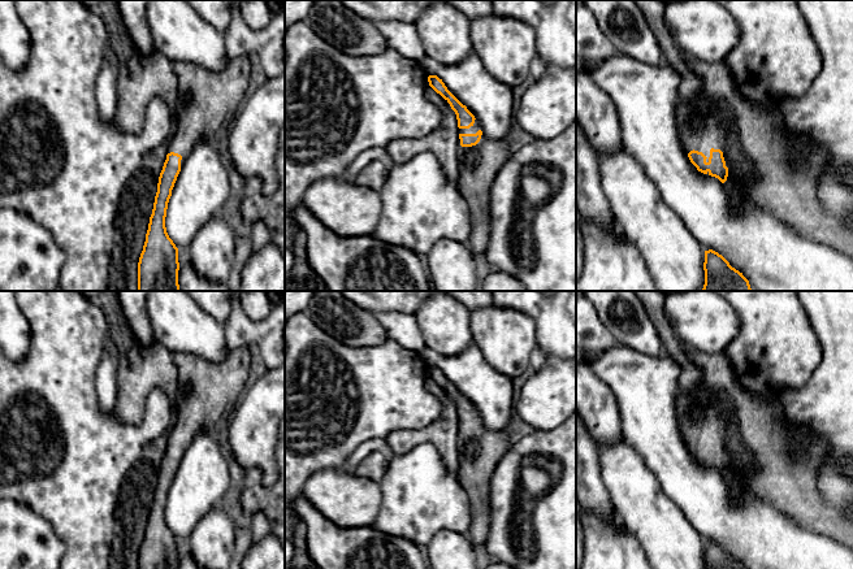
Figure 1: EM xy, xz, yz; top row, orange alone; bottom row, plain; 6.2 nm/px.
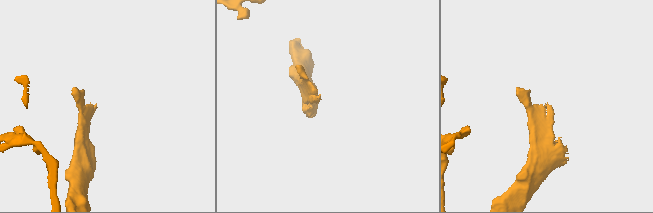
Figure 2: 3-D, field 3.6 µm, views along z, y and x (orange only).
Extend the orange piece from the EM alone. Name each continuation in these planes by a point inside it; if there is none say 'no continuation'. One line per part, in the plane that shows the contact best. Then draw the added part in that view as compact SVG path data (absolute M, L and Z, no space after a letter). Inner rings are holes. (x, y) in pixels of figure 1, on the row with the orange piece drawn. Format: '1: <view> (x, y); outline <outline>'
1: yz (756, 142); outline M687 53L684 60L703 82L701 100L681 107L684 151L702 152L709 162L710 149L720 149L728 168L726 187L746 196L802 238L828 244L853 259L853 229L828 214L818 199L818 181L827 165L824 149L810 135L789 129L780 109L759 108L746 100L736 88L728 66L705 62ZM793 144L813 147L807 162L798 169L787 161Z

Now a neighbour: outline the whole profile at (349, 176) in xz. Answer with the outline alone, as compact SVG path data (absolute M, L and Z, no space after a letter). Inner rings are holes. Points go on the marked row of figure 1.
M372 148L360 153L341 175L335 177L337 181L343 183L355 183L358 173L373 160L387 161L386 148Z

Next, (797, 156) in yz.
M791 145L787 161L793 169L798 169L801 165L807 162L809 155L811 153L811 145Z

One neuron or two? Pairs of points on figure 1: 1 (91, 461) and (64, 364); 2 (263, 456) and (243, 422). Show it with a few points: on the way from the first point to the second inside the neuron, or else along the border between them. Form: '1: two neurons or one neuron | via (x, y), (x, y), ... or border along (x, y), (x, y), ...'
1: one neuron | via (66, 437), (64, 428), (64, 389)
2: one neuron | via (255, 448), (254, 442), (249, 437), (249, 430)

